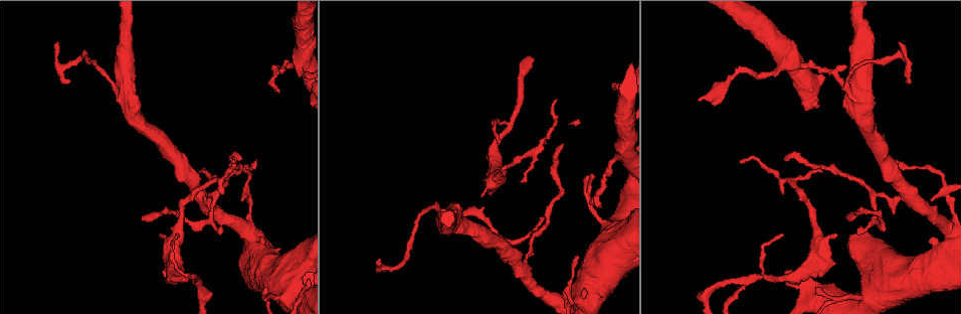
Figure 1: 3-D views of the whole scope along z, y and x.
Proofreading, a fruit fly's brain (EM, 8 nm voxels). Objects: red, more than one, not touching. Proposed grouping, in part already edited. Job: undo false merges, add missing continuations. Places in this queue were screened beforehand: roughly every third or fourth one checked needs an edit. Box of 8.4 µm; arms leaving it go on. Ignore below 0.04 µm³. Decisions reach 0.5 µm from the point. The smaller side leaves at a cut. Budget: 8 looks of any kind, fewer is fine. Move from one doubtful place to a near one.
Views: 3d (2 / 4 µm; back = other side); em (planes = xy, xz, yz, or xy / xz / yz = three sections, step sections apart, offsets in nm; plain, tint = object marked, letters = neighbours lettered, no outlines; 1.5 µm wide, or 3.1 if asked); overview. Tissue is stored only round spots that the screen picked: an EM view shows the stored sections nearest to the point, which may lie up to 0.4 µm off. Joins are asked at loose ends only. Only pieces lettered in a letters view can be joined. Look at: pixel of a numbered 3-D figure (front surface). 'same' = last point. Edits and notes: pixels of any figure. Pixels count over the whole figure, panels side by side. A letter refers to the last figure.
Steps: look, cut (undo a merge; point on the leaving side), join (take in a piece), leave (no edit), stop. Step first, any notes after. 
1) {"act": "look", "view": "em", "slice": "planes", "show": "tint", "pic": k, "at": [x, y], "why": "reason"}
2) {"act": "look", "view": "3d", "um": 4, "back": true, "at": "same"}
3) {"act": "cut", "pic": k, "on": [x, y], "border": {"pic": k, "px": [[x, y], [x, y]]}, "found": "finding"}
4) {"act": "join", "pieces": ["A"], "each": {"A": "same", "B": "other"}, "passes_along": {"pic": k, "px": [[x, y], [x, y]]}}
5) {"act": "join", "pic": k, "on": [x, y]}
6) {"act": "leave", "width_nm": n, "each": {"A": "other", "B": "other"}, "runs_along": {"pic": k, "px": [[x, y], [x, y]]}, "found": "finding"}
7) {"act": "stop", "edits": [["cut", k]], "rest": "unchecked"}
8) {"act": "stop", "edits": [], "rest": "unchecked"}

{"act": "look", "view": "3d", "um": 2, "pic": 1, "at": [202, 295], "why": "abrupt turn"}

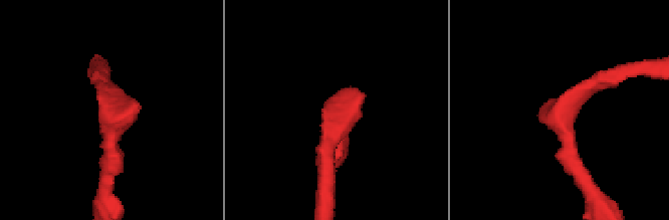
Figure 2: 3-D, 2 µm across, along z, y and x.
{"act": "look", "view": "em", "slice": "planes", "show": "tint", "pic": 2, "at": [562, 109], "why": "need the tissue"}

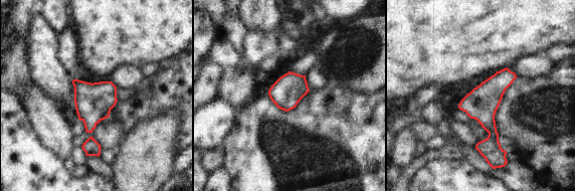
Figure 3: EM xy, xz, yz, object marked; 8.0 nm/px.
{"act": "look", "view": "em", "slice": "planes", "show": "letters", "at": "same"}

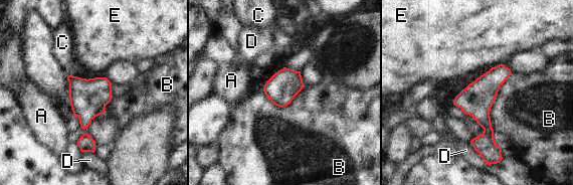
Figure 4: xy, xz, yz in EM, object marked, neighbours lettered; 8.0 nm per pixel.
{"act": "leave", "each": {"A": "other", "B": "other", "C": "other", "D": "other", "E": "other"}, "found": "continuous, no second neuron"}

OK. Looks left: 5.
{"act": "look", "view": "em", "slice": "xy", "step": 8, "show": "tint", "pic": 1, "at": [740, 161], "why": "free end"}

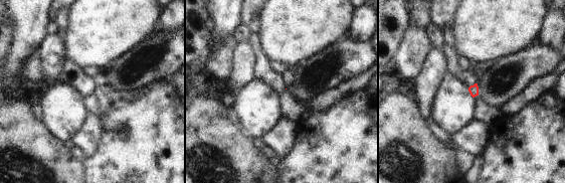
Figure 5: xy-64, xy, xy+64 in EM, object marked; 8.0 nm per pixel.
{"act": "look", "view": "em", "slice": "planes", "show": "letters", "at": "same", "why": "cut it another way"}

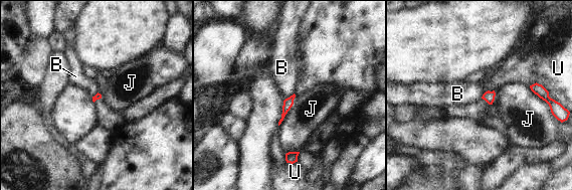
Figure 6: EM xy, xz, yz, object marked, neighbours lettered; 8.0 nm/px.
{"act": "leave", "each": {"B": "other", "J": "other", "U": "other"}, "border": {"pic": 6, "px": [[294, 92], [284, 100]]}, "found": "none of them fits"}

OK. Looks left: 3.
{"act": "look", "view": "3d", "um": 4, "back": true, "pic": 1, "at": [378, 259], "why": "thin end"}

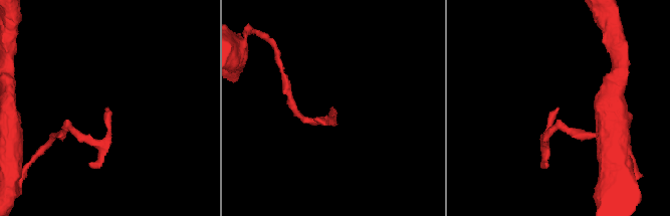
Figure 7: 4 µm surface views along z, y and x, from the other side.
{"act": "look", "view": "em", "slice": "planes", "show": "tint", "pic": 7, "at": [107, 110], "why": "need the tissue"}

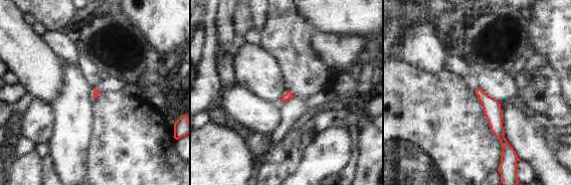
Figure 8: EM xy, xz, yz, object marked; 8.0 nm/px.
{"act": "look", "view": "em", "slice": "planes", "show": "letters", "at": "same", "why": "what lies round it"}

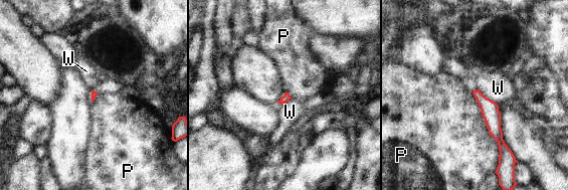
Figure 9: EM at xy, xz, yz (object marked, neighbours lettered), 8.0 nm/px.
{"act": "leave", "each": {"P": "other", "W": "other"}, "border": {"pic": 9, "px": [[471, 93], [497, 142], [499, 162]]}, "found": "no lettered piece goes on from it"}

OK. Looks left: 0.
{"act": "stop", "edits": [], "rest": "unchecked"}

